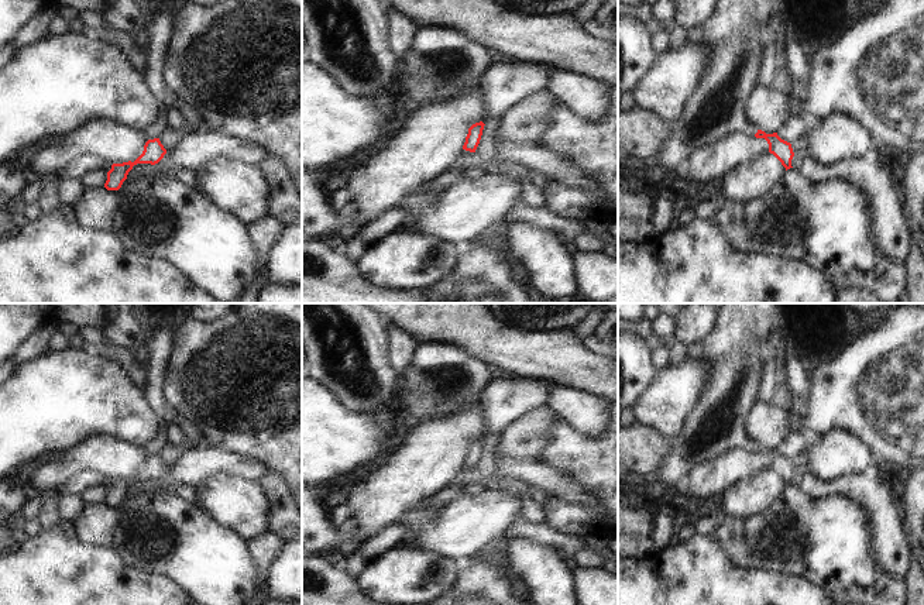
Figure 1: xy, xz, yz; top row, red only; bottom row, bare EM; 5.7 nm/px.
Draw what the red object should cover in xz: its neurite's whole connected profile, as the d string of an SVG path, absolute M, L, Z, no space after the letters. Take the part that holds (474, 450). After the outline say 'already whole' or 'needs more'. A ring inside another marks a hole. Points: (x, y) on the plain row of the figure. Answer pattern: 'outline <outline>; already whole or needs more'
outline M480 437L480 439L473 440L468 444L468 450L466 453L466 458L463 461L463 465L470 467L470 468L475 468L475 465L480 460L481 451L482 451L484 441L485 440L482 437Z; already whole

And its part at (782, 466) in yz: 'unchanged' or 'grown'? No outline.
grown

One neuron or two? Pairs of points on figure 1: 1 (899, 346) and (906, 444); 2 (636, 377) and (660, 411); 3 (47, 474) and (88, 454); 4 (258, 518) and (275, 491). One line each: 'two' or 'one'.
1: one
2: two
3: one
4: two

